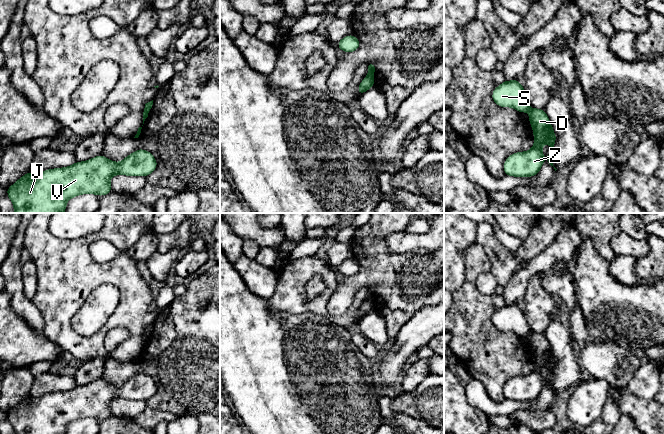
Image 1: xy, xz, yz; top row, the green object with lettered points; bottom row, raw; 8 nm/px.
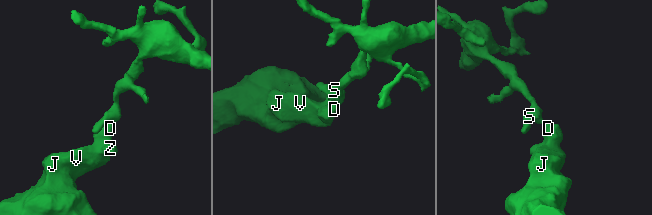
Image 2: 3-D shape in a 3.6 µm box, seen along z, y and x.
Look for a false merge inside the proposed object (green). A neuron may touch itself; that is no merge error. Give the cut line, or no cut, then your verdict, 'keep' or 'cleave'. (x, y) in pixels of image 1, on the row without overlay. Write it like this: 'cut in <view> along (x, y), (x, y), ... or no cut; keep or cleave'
cut in xz along (369, 297), (372, 299); cleave

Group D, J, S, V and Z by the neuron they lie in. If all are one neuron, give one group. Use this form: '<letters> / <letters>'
D J V Z / S

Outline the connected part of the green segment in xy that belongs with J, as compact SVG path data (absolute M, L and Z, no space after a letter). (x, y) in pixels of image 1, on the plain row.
M143 373L136 374L119 387L100 379L87 385L75 386L69 391L48 393L39 397L29 396L7 412L7 419L13 427L14 434L65 434L67 425L75 420L103 420L110 417L110 404L113 399L147 401L156 392L155 381Z

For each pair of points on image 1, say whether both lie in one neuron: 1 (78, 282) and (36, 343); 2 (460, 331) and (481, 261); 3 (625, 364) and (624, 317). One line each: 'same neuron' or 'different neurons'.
1: different neurons
2: same neuron
3: different neurons

